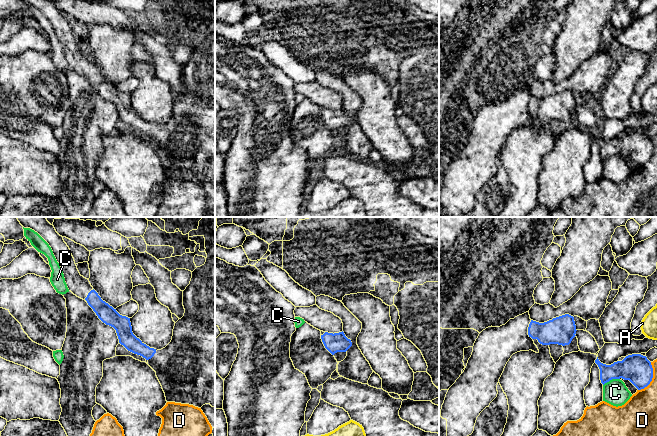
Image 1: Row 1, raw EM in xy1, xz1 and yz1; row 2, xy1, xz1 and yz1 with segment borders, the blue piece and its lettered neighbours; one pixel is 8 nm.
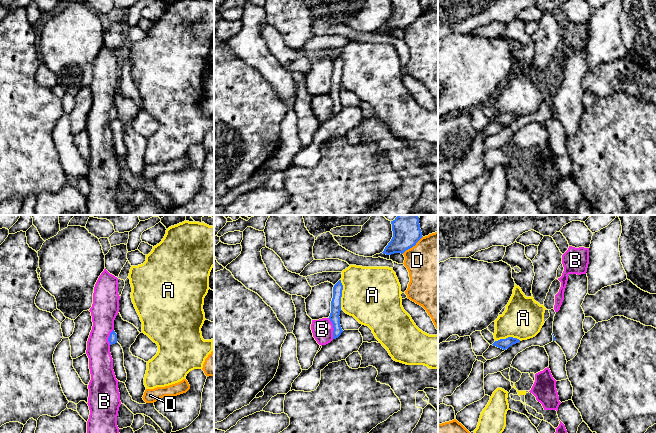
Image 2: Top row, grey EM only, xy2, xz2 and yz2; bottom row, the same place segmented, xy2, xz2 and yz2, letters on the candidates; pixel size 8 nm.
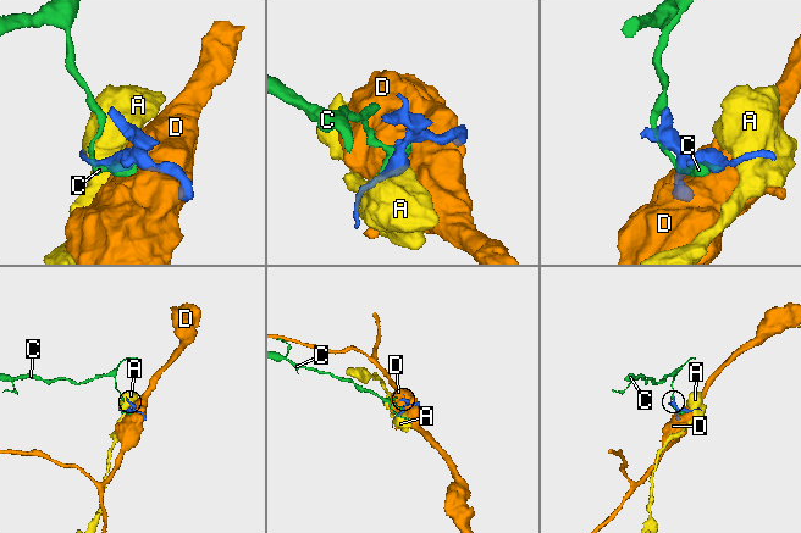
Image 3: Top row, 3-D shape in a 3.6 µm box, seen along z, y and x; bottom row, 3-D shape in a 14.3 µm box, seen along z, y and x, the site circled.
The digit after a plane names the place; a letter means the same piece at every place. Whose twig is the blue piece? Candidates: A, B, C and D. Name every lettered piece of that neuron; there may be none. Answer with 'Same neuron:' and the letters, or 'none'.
Same neuron: none

